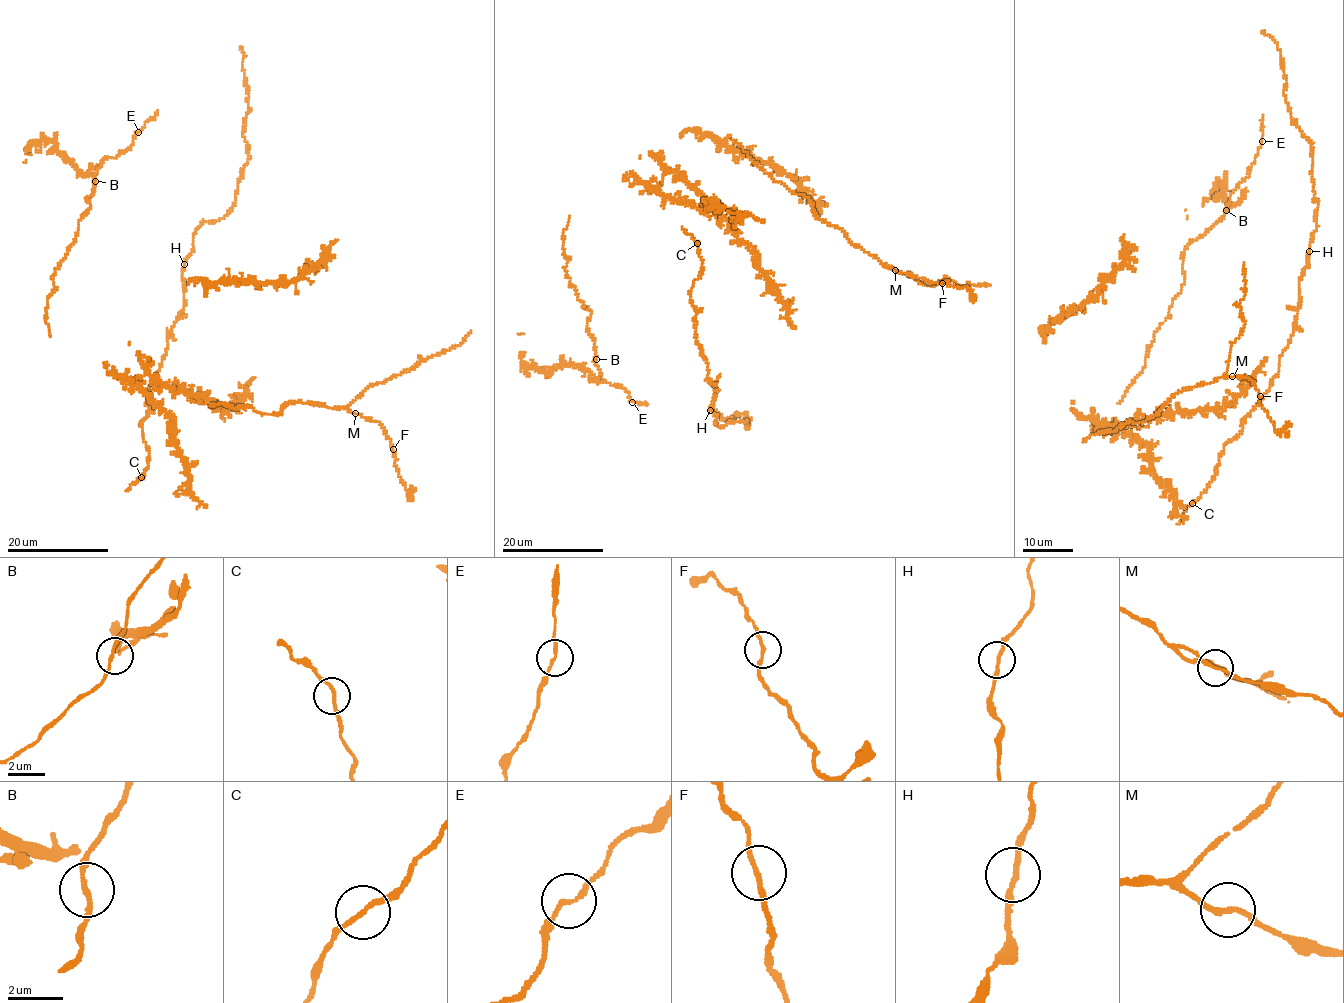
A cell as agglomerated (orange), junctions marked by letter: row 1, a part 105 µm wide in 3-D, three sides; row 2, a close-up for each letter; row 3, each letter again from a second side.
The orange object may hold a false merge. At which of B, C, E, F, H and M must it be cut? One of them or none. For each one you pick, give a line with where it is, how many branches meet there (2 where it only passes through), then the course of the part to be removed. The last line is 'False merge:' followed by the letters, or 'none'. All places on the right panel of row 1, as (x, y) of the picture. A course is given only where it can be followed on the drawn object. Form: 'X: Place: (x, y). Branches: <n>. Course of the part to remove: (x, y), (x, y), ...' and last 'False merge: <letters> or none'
False merge: none

